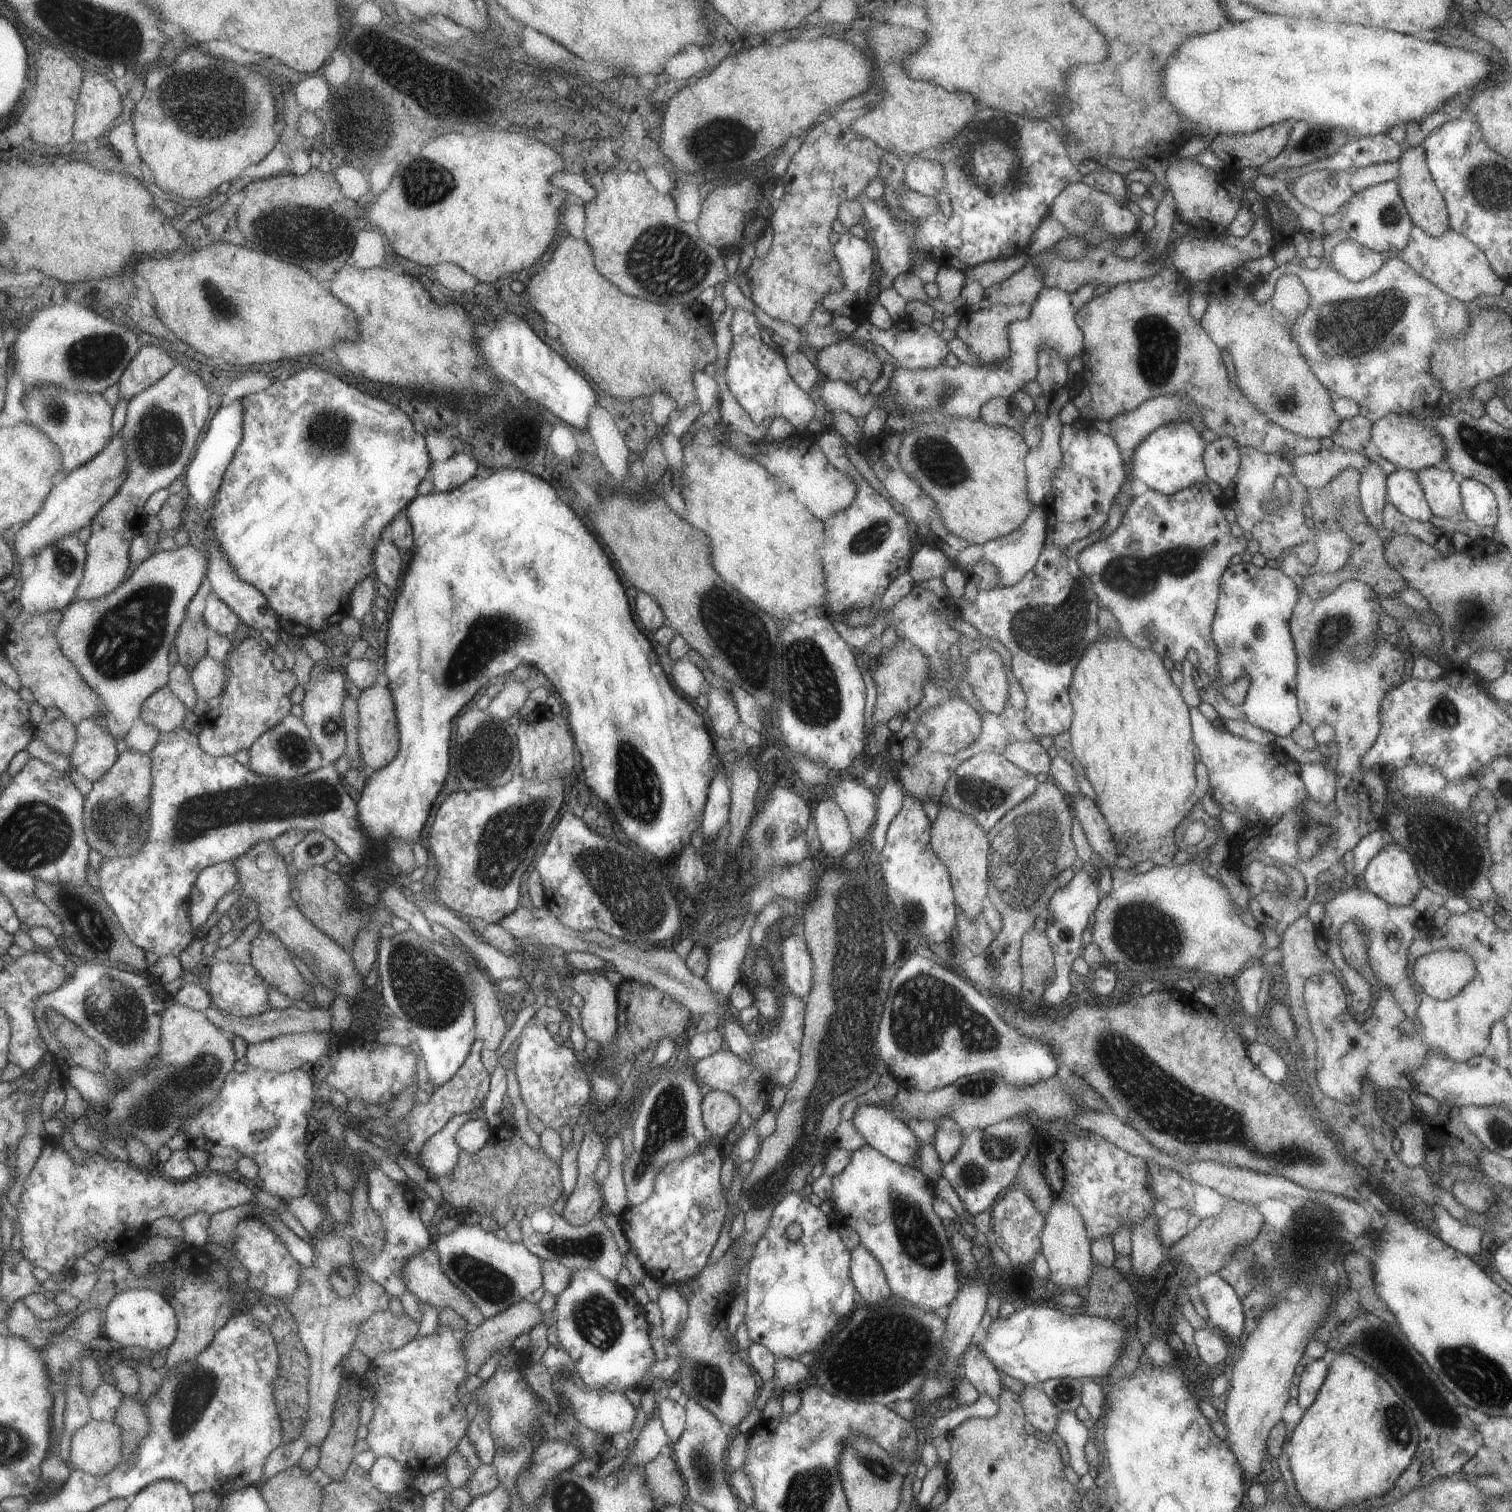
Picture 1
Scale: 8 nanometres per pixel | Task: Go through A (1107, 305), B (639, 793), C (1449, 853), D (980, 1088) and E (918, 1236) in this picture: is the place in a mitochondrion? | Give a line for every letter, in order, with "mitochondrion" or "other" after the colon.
A: other
B: mitochondrion
C: mitochondrion
D: mitochondrion
E: mitochondrion

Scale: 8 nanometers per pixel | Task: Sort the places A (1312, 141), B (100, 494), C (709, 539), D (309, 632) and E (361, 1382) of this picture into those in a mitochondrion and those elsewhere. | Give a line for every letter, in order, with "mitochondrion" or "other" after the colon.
A: mitochondrion
B: other
C: other
D: other
E: other

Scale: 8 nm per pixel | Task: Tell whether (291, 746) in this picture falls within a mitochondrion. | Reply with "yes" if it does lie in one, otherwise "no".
yes

